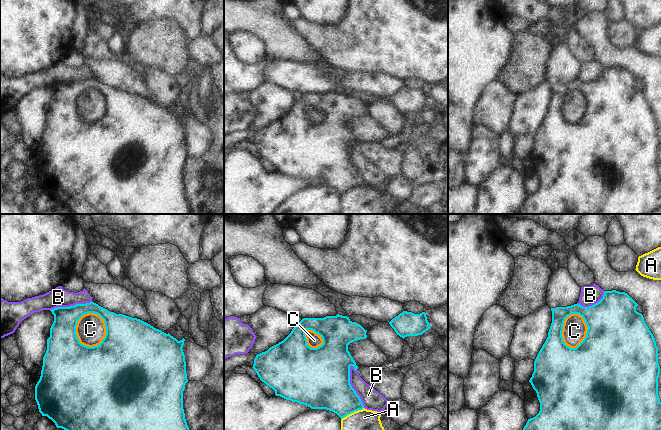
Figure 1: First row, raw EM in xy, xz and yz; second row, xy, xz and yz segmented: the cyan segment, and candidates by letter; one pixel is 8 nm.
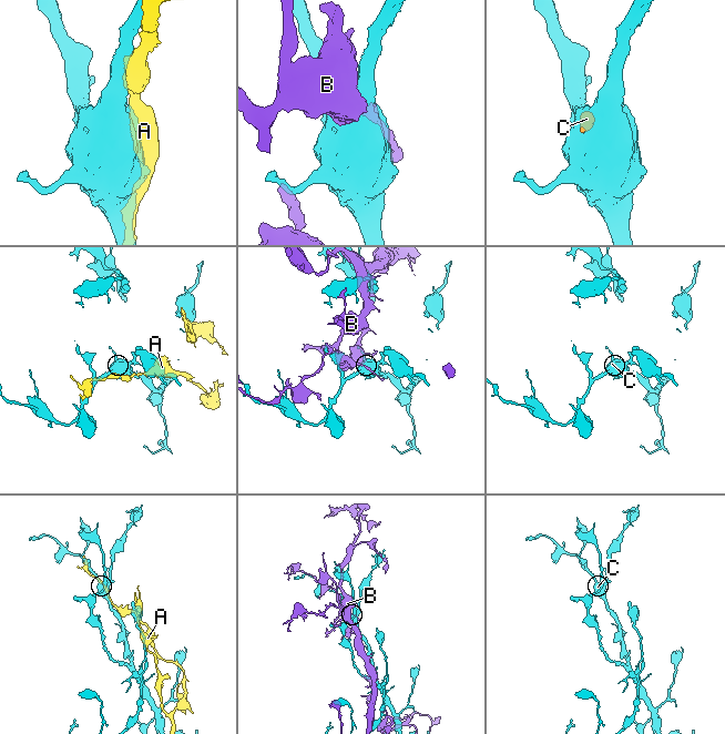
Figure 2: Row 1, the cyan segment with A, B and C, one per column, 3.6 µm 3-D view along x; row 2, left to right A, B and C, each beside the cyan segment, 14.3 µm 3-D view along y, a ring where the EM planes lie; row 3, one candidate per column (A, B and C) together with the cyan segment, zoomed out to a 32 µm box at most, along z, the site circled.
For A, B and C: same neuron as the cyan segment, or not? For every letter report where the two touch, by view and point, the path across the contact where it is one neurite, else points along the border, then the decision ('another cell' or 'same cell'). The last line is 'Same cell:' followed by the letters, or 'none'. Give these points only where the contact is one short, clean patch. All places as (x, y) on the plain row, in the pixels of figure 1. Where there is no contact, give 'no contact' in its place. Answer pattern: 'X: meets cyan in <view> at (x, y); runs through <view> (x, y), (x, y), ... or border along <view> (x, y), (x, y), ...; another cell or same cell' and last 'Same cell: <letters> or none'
A: meets cyan in xz at (352, 188); another cell
B: meets cyan in xz at (351, 162); another cell
C: meets cyan in xy at (106, 108); runs through xy (132, 125), (106, 108), (93, 108), (90, 105); same cell
Same cell: C

